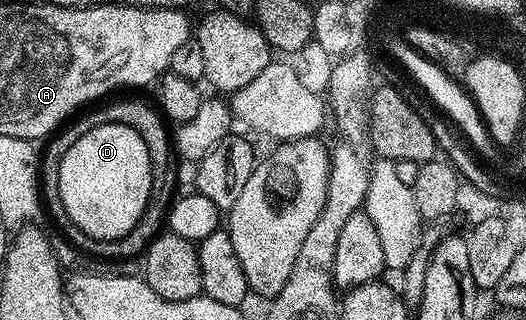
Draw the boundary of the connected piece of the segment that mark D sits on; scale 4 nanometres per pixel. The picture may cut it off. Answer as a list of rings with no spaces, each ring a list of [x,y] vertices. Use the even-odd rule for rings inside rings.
[[[122,123],[95,125],[82,139],[78,139],[62,155],[62,163],[58,167],[59,208],[64,209],[63,216],[72,224],[96,241],[117,241],[128,234],[144,214],[148,206],[148,196],[152,194],[152,160],[146,147],[144,137],[134,131],[134,127],[126,127]]]

